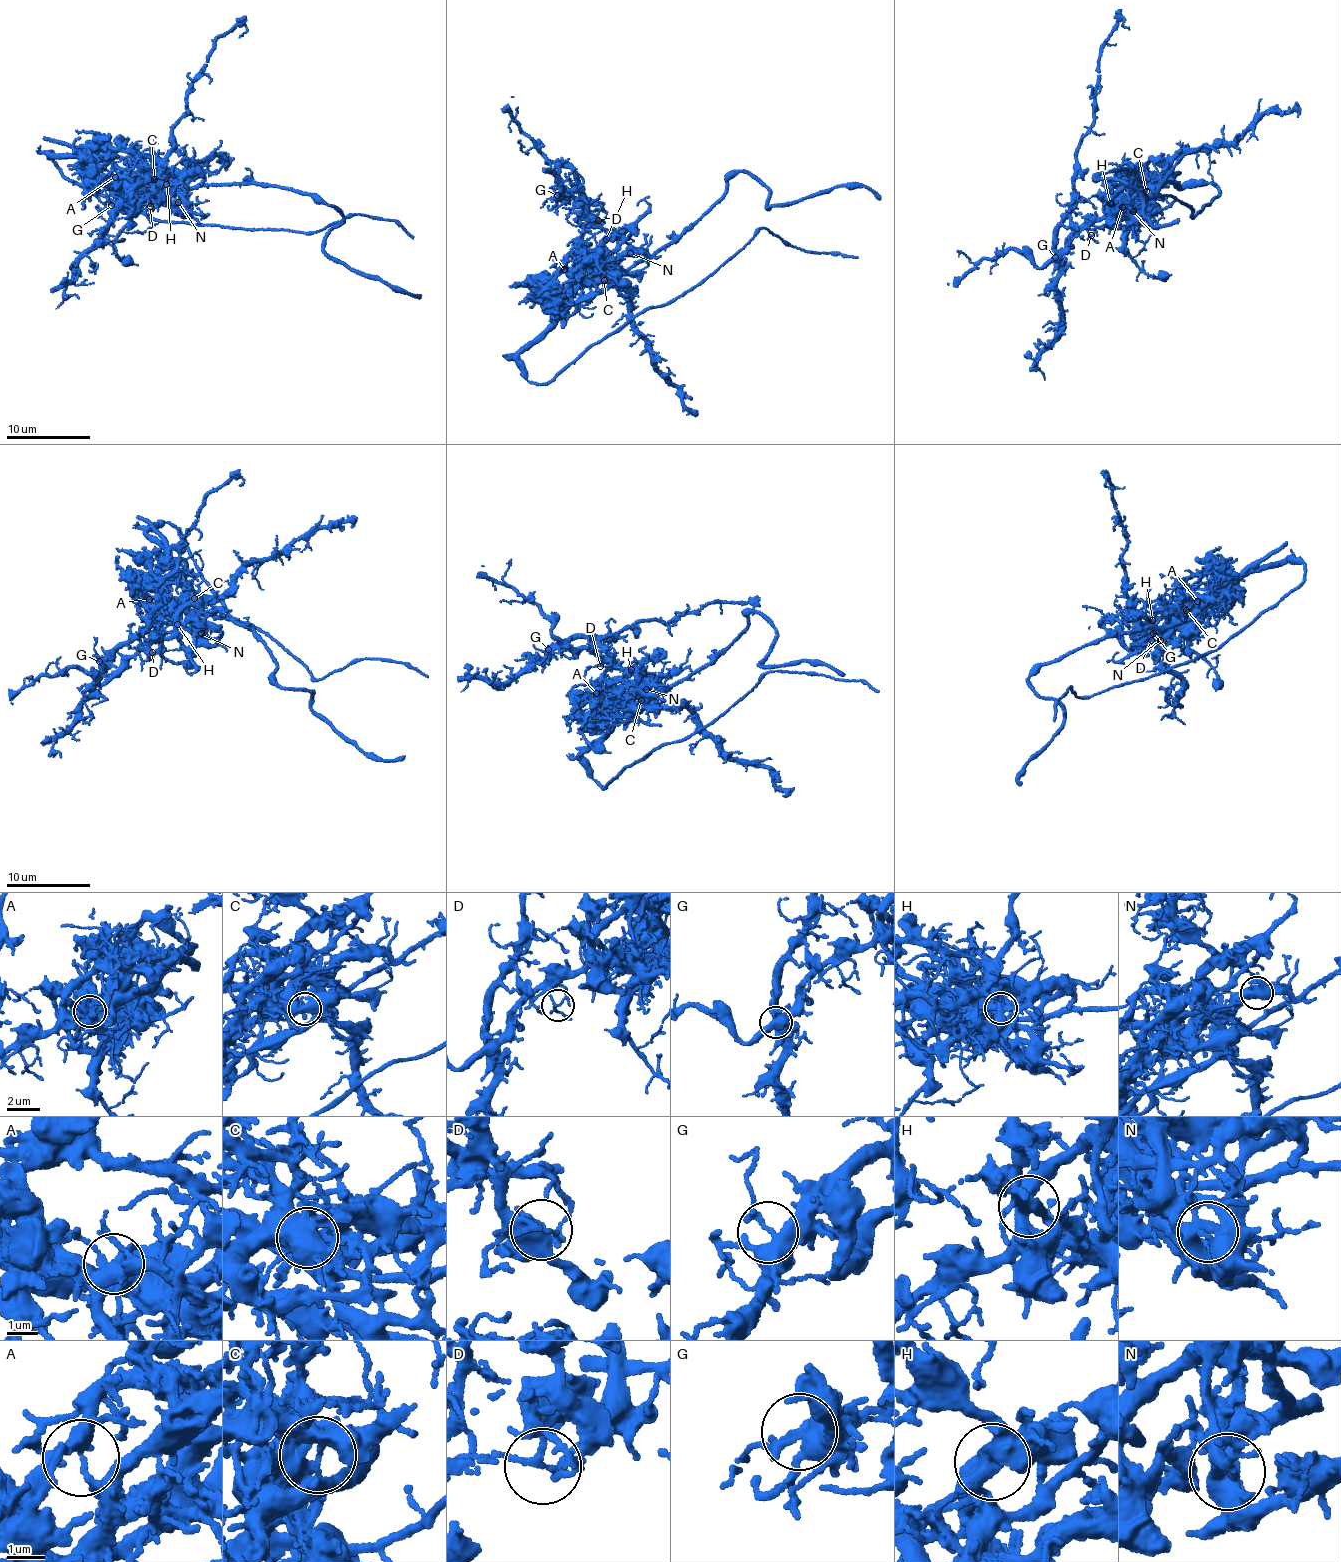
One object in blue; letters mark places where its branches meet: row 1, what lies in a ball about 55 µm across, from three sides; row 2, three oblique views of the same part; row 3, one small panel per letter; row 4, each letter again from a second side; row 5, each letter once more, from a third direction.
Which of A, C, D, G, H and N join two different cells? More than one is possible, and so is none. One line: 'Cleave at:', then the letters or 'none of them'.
Cleave at: A, C, D, H

